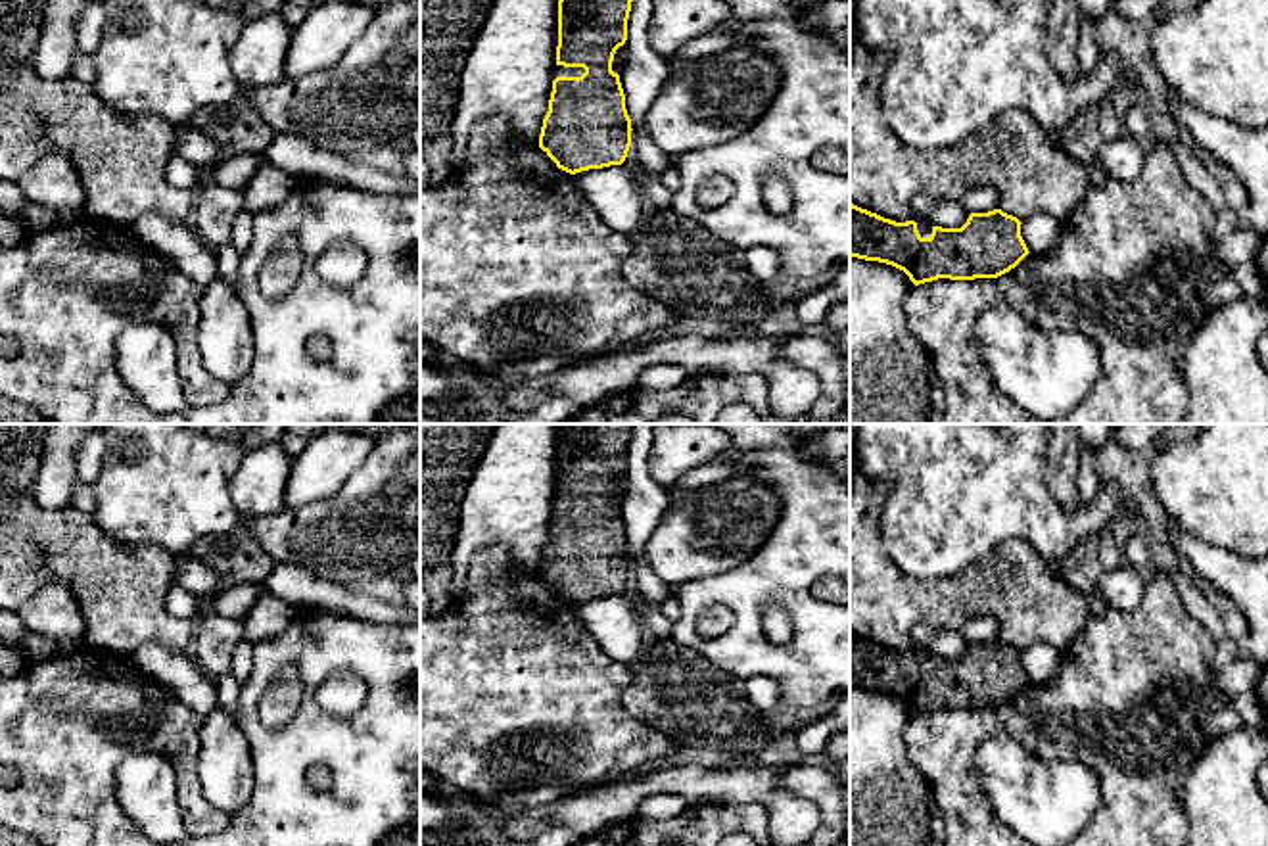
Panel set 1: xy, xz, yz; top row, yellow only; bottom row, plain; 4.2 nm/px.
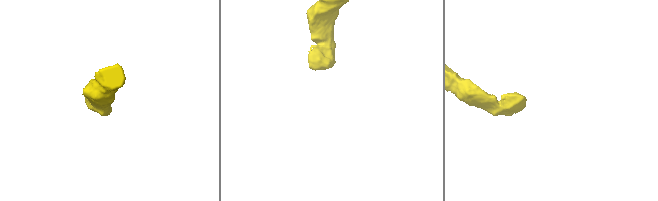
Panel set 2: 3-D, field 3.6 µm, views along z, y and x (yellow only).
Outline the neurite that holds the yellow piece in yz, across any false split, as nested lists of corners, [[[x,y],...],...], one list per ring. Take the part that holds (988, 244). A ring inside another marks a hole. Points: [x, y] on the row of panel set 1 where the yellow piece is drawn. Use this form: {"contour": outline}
{"contour": [[[850,201],[850,257],[892,265],[915,286],[938,278],[998,278],[1030,253],[1021,224],[1001,209],[971,213],[961,228],[896,223]]]}

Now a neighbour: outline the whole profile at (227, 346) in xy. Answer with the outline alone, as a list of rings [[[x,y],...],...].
[[[219,274],[203,290],[198,347],[205,370],[228,388],[238,384],[255,359],[249,313]]]

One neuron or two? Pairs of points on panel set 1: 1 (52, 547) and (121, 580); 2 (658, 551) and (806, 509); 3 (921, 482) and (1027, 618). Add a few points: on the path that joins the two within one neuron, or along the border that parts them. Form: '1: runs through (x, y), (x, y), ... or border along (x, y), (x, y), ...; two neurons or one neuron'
1: runs through (70, 547), (104, 576); one neuron
2: border along (756, 478), (775, 493), (779, 520), (752, 555); two neurons
3: border along (1023, 540), (1004, 540), (977, 561), (940, 578); two neurons

